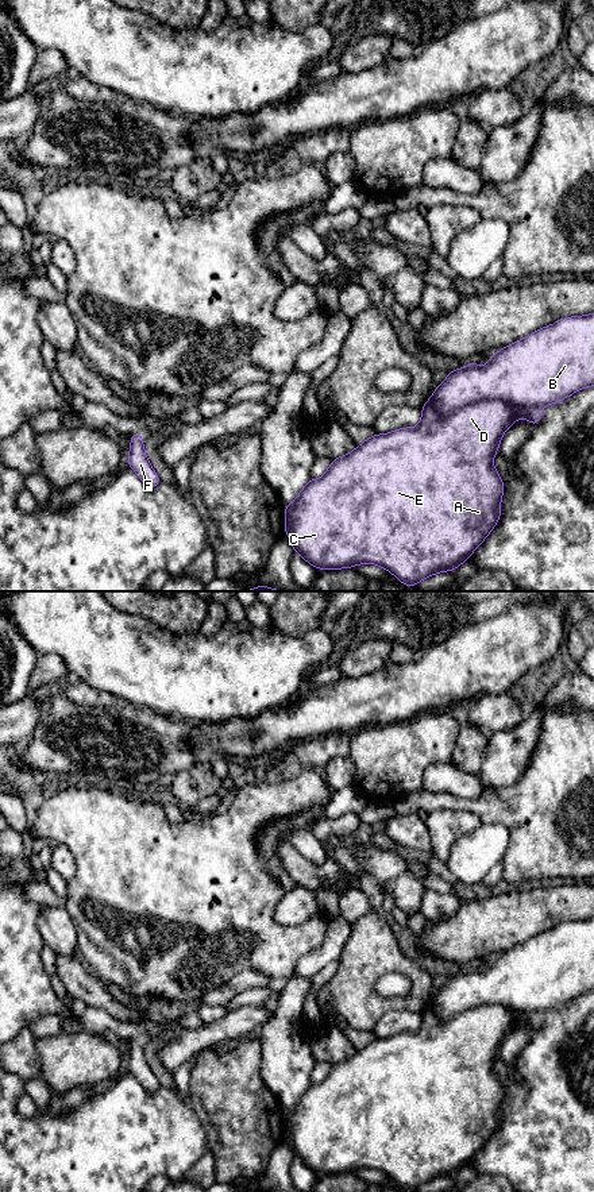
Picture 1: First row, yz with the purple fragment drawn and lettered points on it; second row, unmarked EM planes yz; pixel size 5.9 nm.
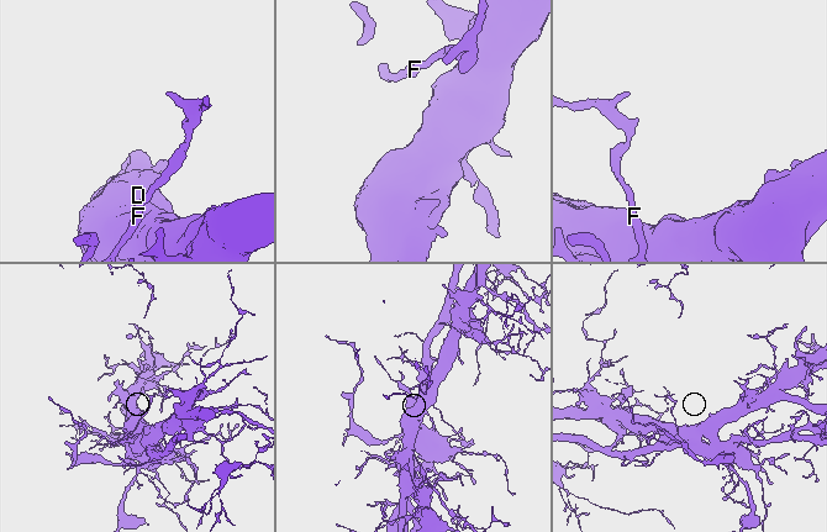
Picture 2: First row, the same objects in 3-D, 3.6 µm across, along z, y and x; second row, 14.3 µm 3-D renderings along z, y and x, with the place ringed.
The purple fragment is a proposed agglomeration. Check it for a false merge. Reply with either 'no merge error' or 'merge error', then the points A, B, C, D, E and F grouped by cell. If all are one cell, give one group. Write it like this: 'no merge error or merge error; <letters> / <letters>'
merge error; A C D E / B F

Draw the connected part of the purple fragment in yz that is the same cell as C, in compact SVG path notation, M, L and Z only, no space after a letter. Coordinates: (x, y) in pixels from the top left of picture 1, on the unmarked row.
M428 1004L421 1012L421 1025L417 1031L404 1031L383 1039L374 1038L364 1048L356 1050L352 1057L333 1064L327 1077L321 1083L309 1084L305 1092L298 1098L297 1103L292 1108L285 1110L284 1138L290 1142L293 1157L298 1157L306 1168L319 1174L352 1173L358 1169L371 1168L387 1174L404 1191L410 1192L437 1177L454 1176L463 1166L467 1166L471 1158L489 1141L501 1122L501 1103L505 1096L505 1089L498 1076L493 1071L493 1064L500 1054L500 1046L504 1038L514 1026L520 1023L528 1023L532 1031L536 1031L540 1026L540 1022L541 1015L513 1012L500 1004L481 1004L451 1015L446 1021L441 1021L437 1018L433 1008Z

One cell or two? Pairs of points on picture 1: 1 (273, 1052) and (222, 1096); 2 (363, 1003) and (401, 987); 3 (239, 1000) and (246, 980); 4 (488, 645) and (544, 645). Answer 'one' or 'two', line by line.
1: two
2: two
3: two
4: one

